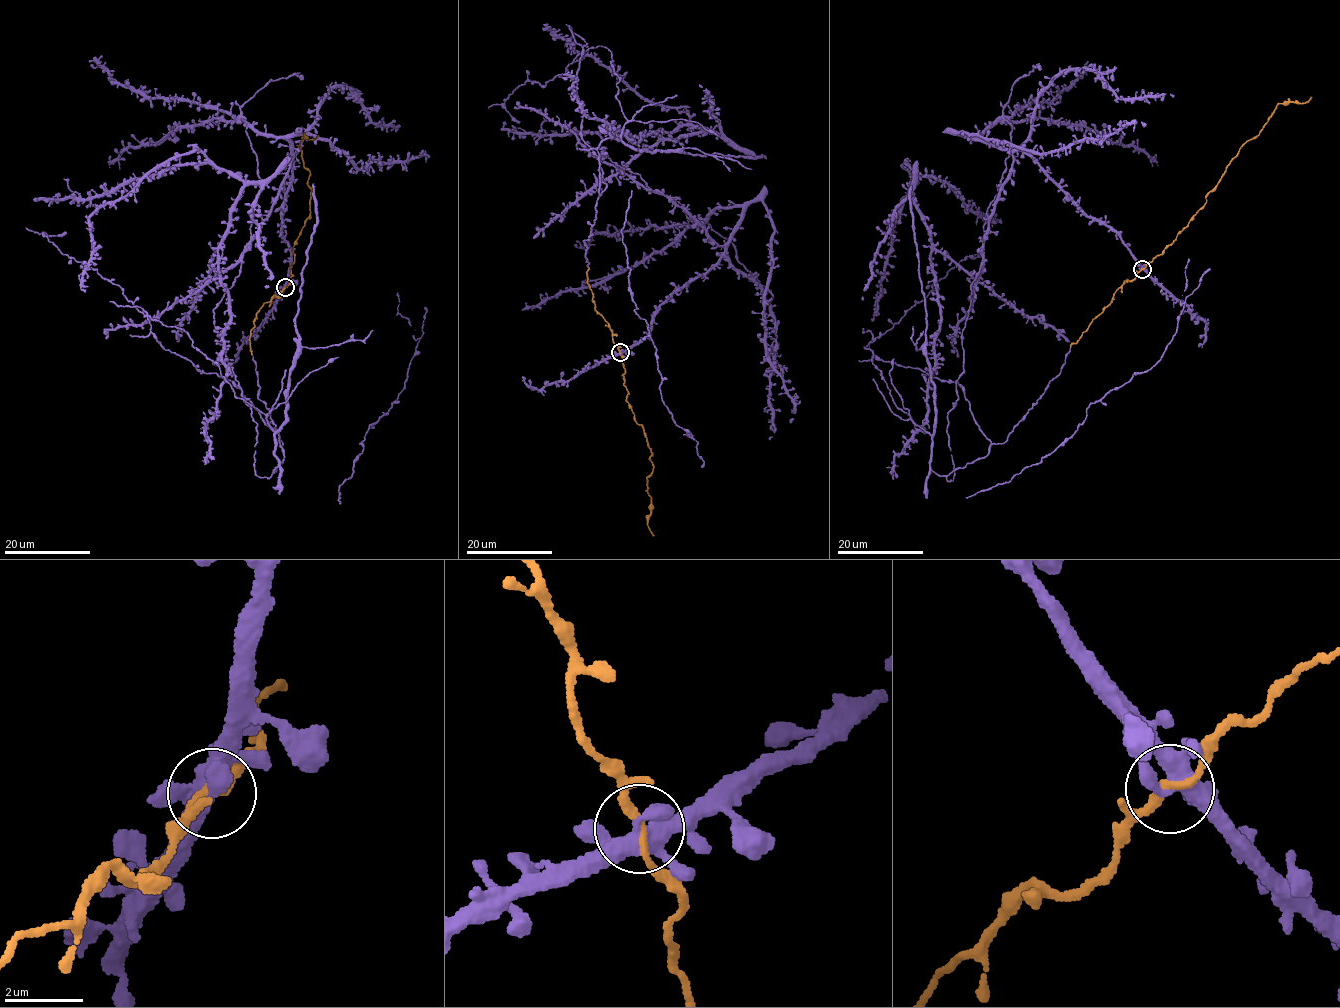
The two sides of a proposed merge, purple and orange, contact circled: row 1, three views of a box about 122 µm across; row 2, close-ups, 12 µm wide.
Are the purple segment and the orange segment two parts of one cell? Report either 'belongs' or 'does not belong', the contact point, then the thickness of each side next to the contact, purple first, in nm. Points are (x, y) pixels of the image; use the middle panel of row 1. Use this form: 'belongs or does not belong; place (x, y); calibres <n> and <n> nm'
belongs; place (620, 352); calibres 400 and 200 nm

